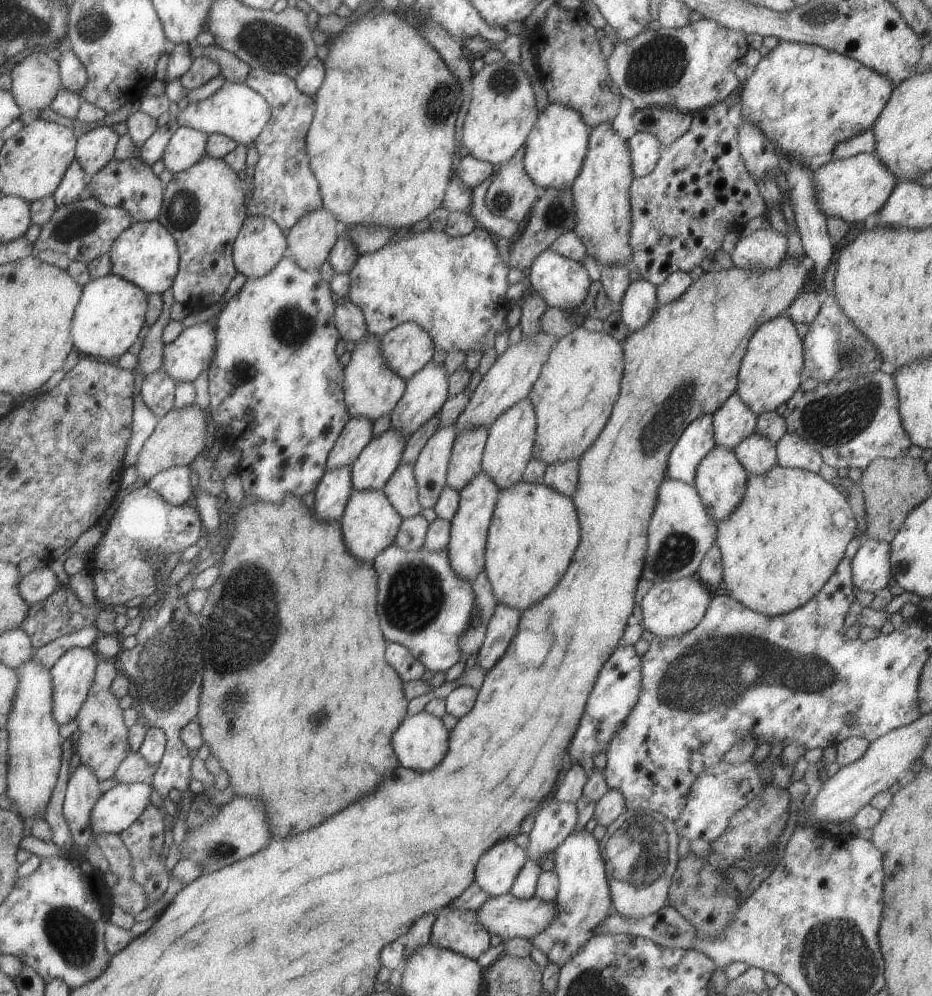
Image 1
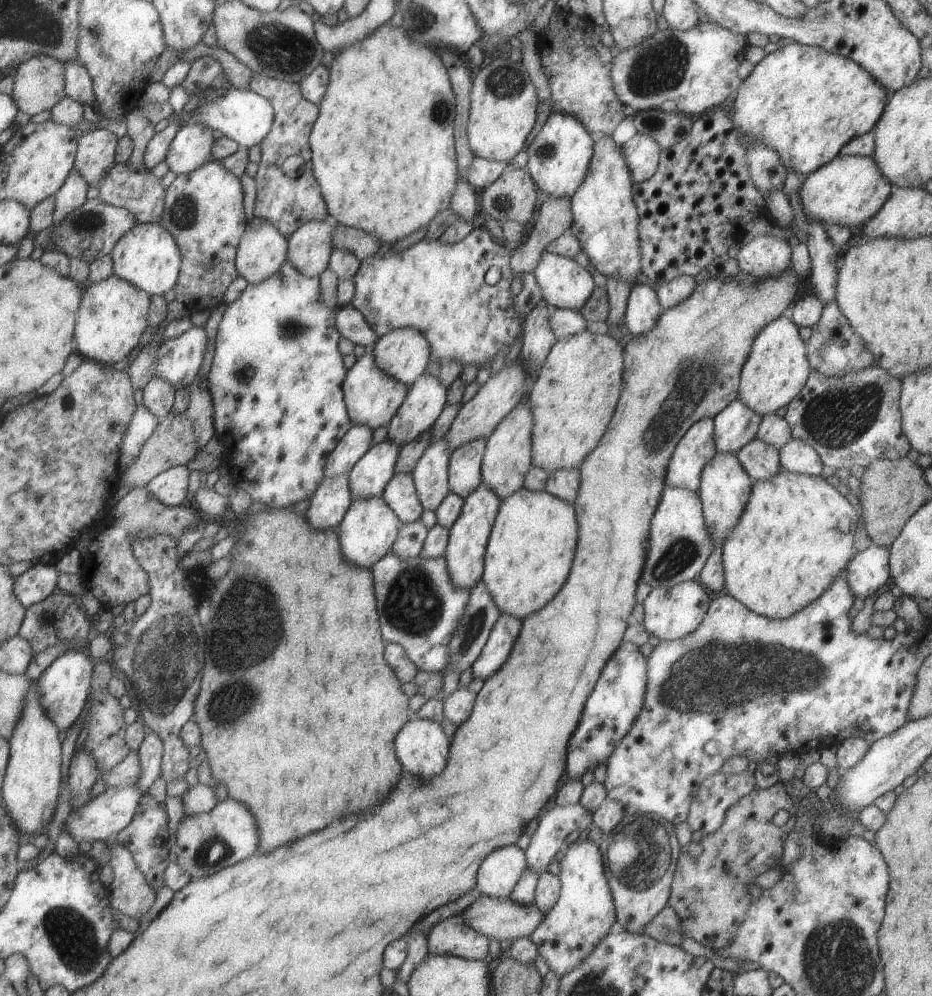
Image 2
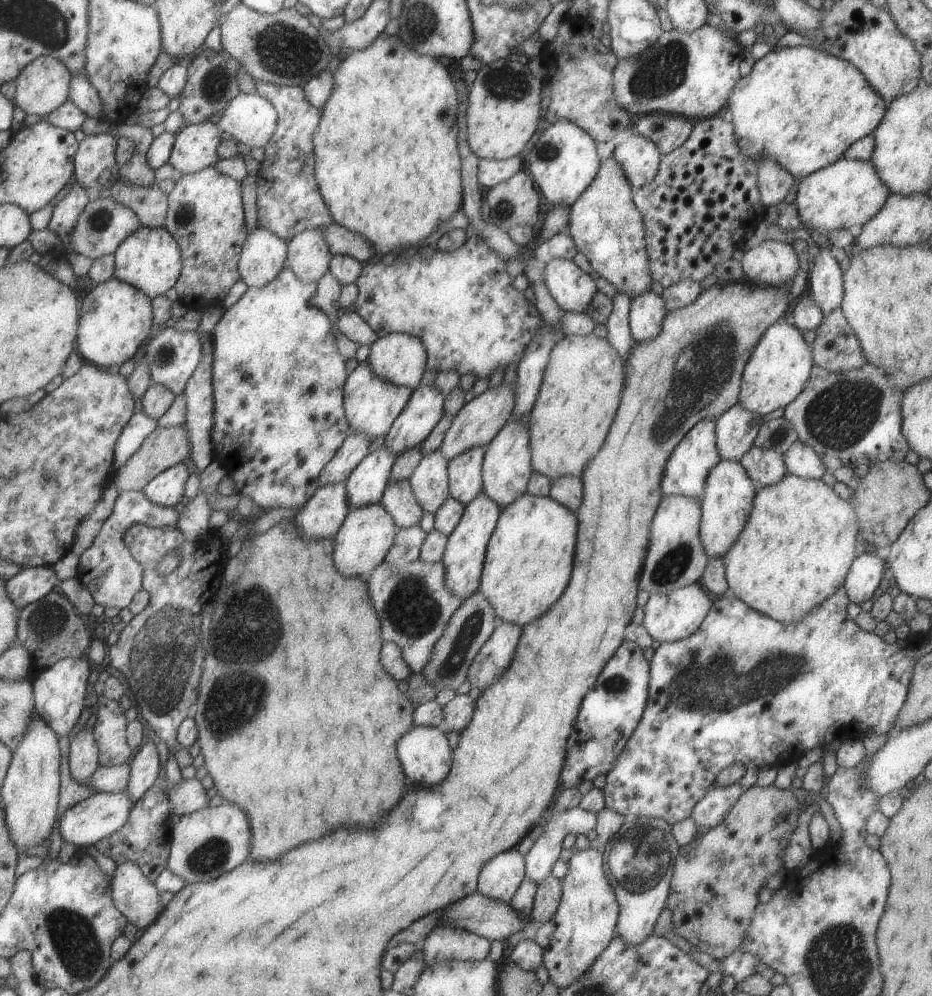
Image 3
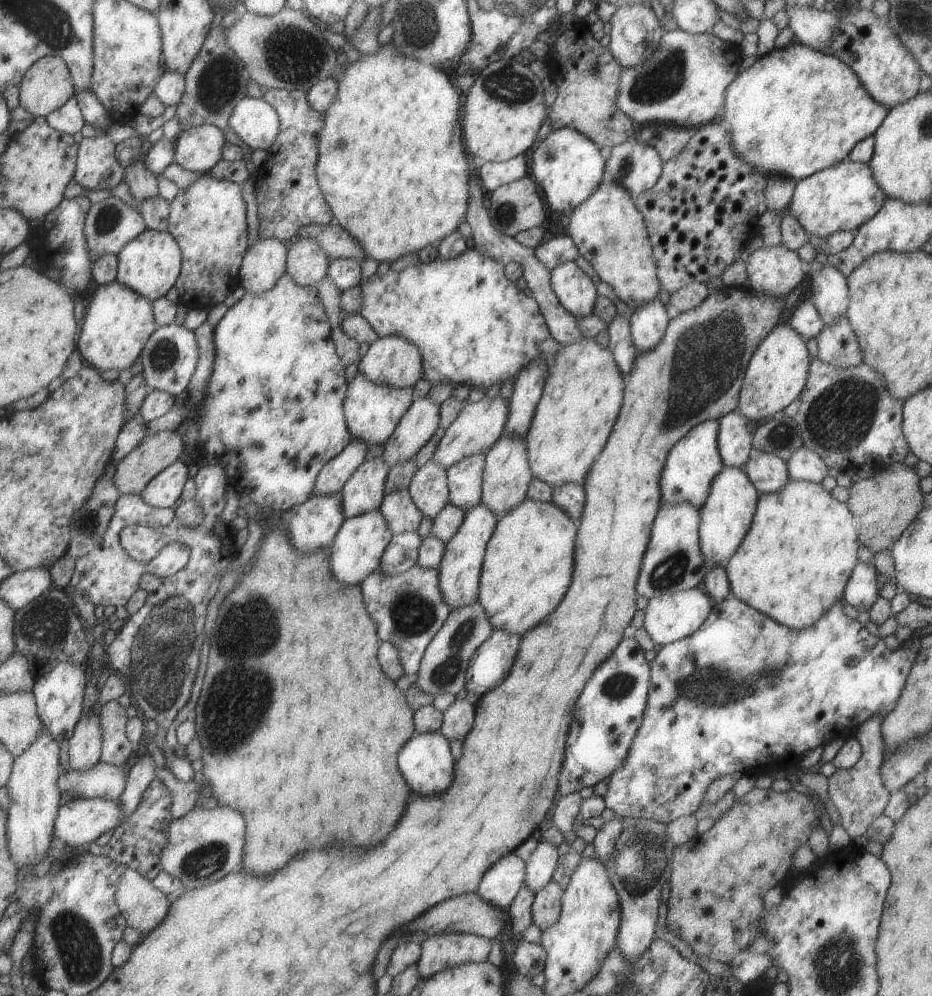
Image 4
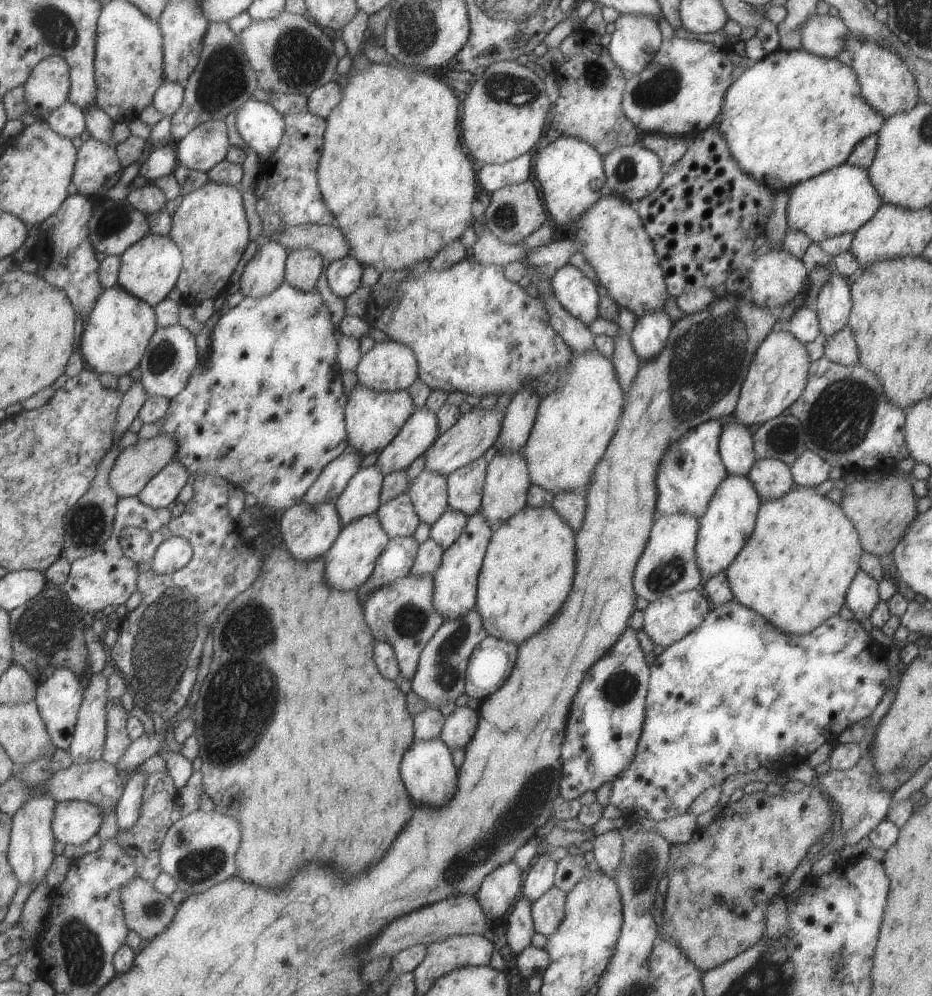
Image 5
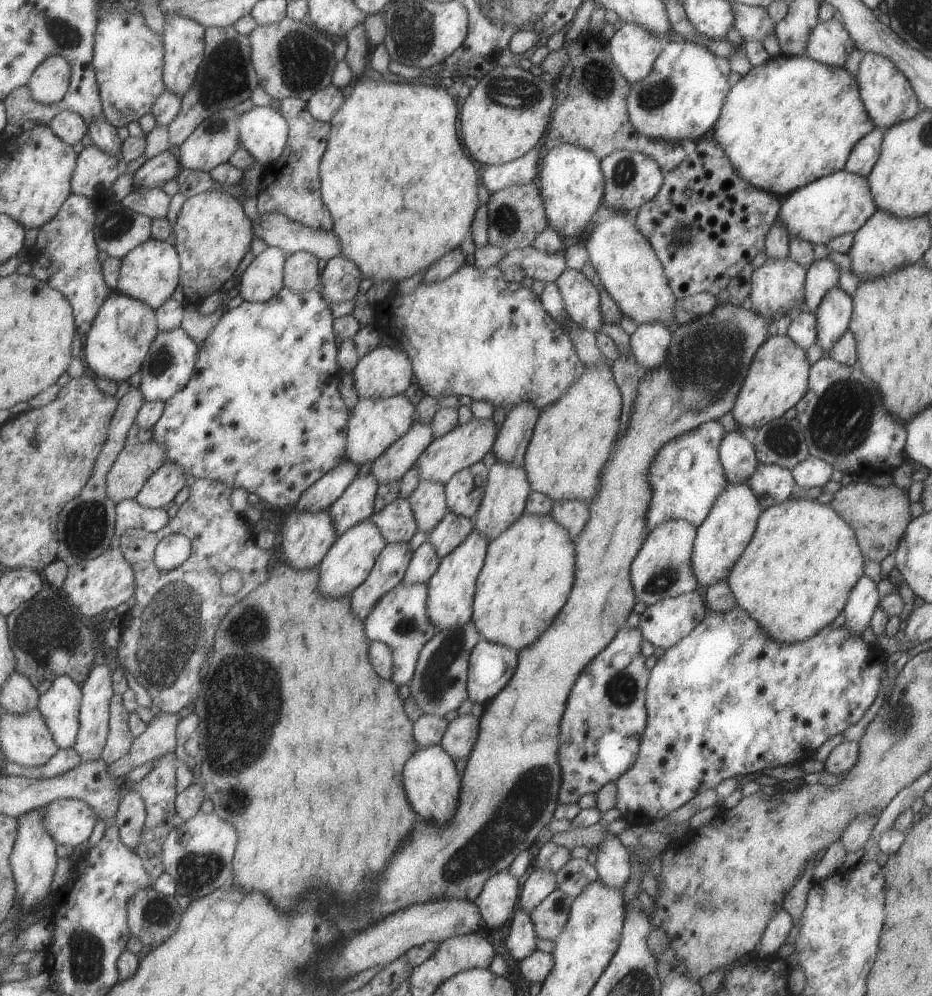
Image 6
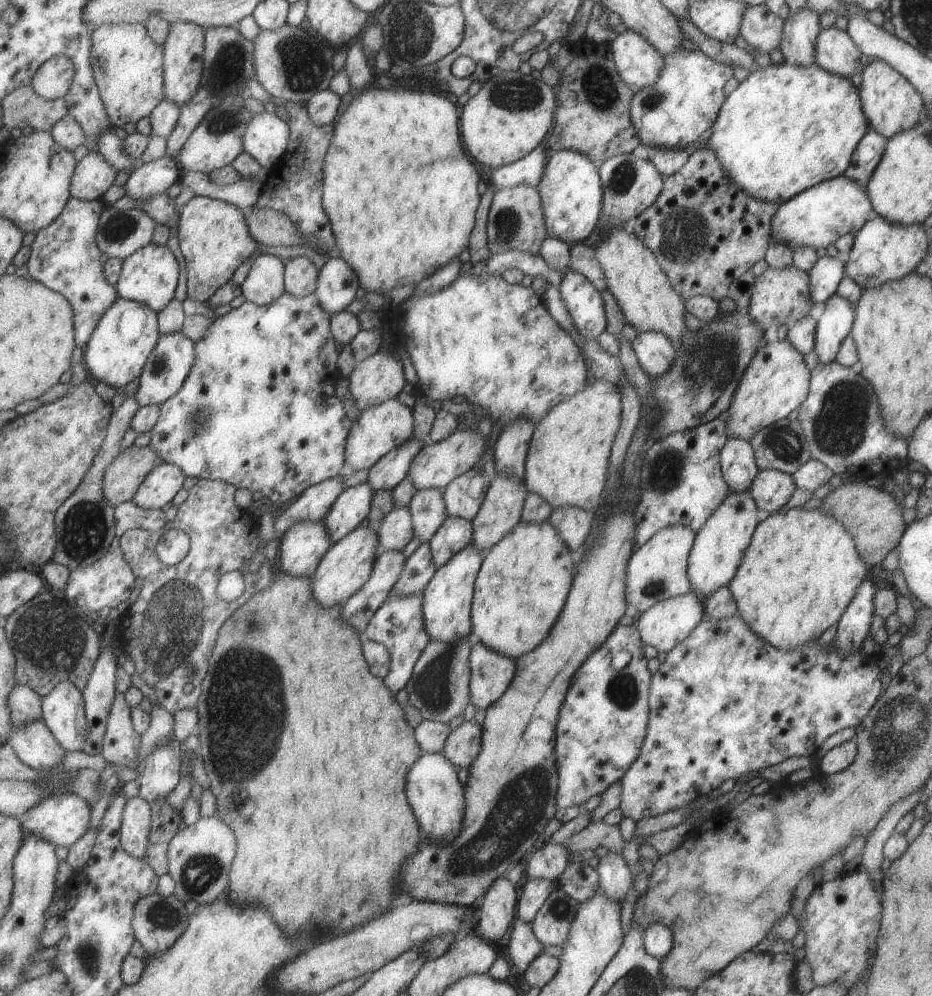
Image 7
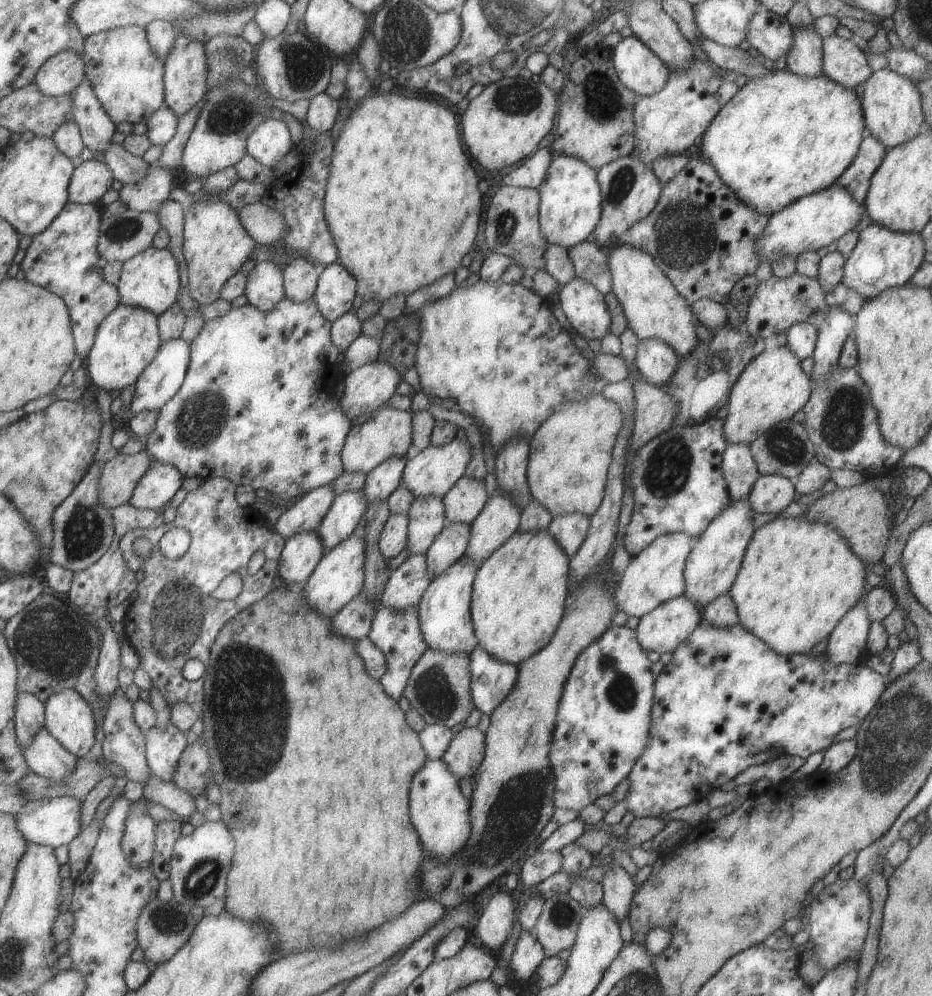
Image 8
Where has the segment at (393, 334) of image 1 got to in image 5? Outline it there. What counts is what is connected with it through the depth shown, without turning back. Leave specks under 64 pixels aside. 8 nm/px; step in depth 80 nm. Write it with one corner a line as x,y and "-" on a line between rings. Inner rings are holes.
393,340
375,343
354,369
357,385
379,392
406,390
418,378
413,351

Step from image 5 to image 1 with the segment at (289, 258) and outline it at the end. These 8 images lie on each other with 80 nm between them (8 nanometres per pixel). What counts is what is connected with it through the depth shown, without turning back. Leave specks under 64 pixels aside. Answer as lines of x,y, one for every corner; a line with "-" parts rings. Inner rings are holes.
323,207
304,214
285,233
286,254
304,271
319,270
338,237
334,216

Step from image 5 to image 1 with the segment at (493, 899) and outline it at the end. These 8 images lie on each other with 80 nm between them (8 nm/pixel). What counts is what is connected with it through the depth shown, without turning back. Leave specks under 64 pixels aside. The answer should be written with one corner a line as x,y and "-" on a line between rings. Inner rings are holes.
511,838
492,844
477,861
474,881
490,897
509,893
519,869
528,859
526,851

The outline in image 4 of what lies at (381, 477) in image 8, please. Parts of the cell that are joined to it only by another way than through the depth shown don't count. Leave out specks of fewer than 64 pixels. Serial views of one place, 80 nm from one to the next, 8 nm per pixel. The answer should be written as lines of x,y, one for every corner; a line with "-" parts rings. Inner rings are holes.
428,397
415,399
410,404
409,410
403,414
401,420
395,425
392,435
384,442
384,447
379,456
389,467
413,458
425,444
432,439
434,432
439,428
439,407

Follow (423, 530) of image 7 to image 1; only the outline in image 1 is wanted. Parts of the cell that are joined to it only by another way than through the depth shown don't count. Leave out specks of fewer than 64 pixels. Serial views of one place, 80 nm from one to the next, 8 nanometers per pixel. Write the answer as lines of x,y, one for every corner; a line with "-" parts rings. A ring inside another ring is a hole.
454,424
438,427
412,464
422,509
433,508
446,485
446,472
455,438

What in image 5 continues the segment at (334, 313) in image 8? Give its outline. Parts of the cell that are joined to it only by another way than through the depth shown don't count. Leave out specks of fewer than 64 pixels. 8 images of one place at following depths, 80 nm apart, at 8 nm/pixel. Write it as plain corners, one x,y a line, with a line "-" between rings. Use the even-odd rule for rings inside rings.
347,255
330,262
325,268
326,281
333,294
346,299
357,287
362,266

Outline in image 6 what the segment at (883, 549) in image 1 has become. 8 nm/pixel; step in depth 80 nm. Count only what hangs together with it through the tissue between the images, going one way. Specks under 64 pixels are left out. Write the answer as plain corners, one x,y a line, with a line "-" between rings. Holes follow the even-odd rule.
861,575
849,592
843,607
842,626
851,635
861,635
870,624
873,612
878,607
878,600
876,584
867,575

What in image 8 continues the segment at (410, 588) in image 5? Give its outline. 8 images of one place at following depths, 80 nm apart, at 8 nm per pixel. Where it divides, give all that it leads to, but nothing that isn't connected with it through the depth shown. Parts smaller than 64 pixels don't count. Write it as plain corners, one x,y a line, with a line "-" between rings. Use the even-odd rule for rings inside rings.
379,606
379,610
375,611
372,616
371,629
367,637
379,648
386,660
386,669
379,677
379,684
387,696
398,701
403,694
410,670
427,648
420,635
417,607
397,613

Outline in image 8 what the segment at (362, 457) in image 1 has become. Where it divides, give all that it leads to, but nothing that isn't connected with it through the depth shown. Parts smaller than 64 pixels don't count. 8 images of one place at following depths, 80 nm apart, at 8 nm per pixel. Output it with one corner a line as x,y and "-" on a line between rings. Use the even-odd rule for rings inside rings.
362,491
344,492
334,496
331,506
315,530
325,553
353,532
366,508
366,498

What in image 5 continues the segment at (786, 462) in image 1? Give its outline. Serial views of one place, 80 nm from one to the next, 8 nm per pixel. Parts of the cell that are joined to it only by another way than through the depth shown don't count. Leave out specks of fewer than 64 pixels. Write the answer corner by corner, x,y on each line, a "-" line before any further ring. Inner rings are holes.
810,450
803,451
790,466
795,486
816,487
828,477
834,476
833,469

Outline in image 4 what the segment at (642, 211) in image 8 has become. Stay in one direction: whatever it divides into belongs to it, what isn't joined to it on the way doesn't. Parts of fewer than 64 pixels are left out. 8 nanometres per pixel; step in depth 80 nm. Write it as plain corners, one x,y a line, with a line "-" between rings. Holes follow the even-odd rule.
635,135
611,146
602,178
605,183
622,186
634,198
657,182
662,163
655,148
639,141

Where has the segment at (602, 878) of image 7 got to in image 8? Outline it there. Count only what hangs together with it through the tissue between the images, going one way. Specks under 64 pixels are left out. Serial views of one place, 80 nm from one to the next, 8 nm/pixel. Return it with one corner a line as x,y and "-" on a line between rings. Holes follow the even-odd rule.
617,864
607,870
602,881
601,904
619,921
628,916
636,884

